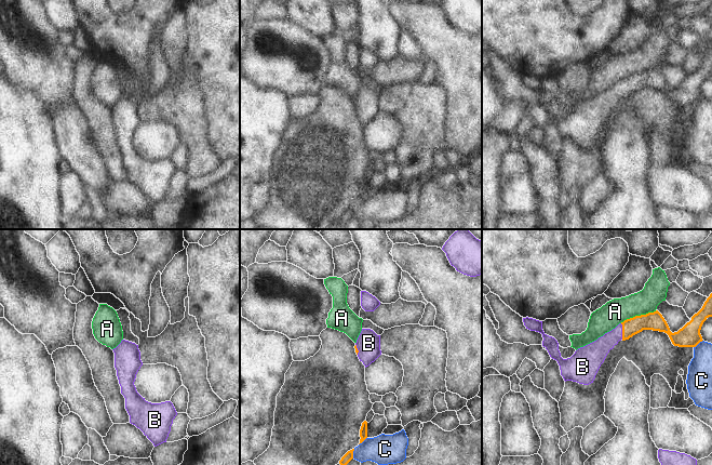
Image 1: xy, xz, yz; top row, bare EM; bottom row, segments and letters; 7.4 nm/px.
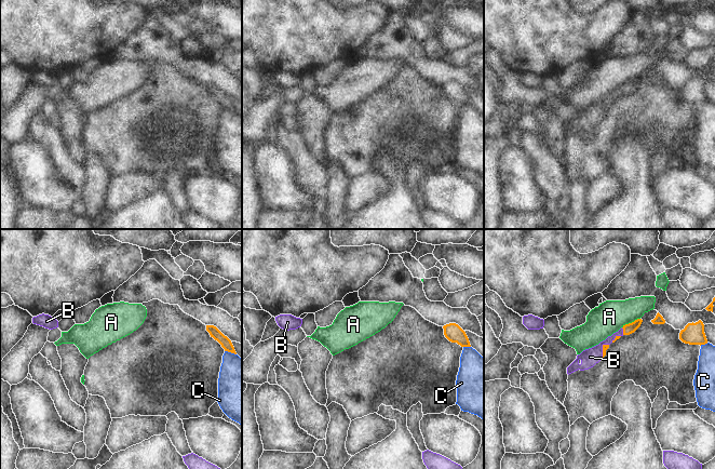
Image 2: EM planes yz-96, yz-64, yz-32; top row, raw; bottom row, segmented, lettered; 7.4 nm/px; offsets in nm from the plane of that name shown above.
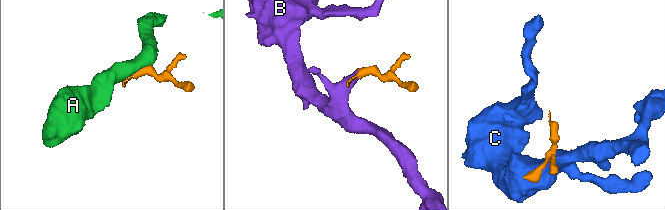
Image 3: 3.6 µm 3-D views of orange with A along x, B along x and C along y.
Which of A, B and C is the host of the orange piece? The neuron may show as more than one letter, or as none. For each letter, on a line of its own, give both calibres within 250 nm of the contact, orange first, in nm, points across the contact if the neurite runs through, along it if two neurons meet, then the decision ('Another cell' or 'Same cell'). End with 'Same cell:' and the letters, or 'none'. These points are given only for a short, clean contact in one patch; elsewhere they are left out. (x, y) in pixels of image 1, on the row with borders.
A: Thickness 140 nm (orange) against 190 nm. Another cell
B: Thickness 130 nm (orange) against 160 nm. Path across: yz (654, 321), (640, 322), (622, 331), (613, 336), (596, 351). Same cell
C: Thickness 70 nm (orange) against 220 nm. Another cell
Same cell: B

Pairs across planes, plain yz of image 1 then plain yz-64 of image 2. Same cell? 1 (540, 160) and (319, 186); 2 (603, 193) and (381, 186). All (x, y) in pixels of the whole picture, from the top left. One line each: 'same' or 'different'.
1: same
2: same

